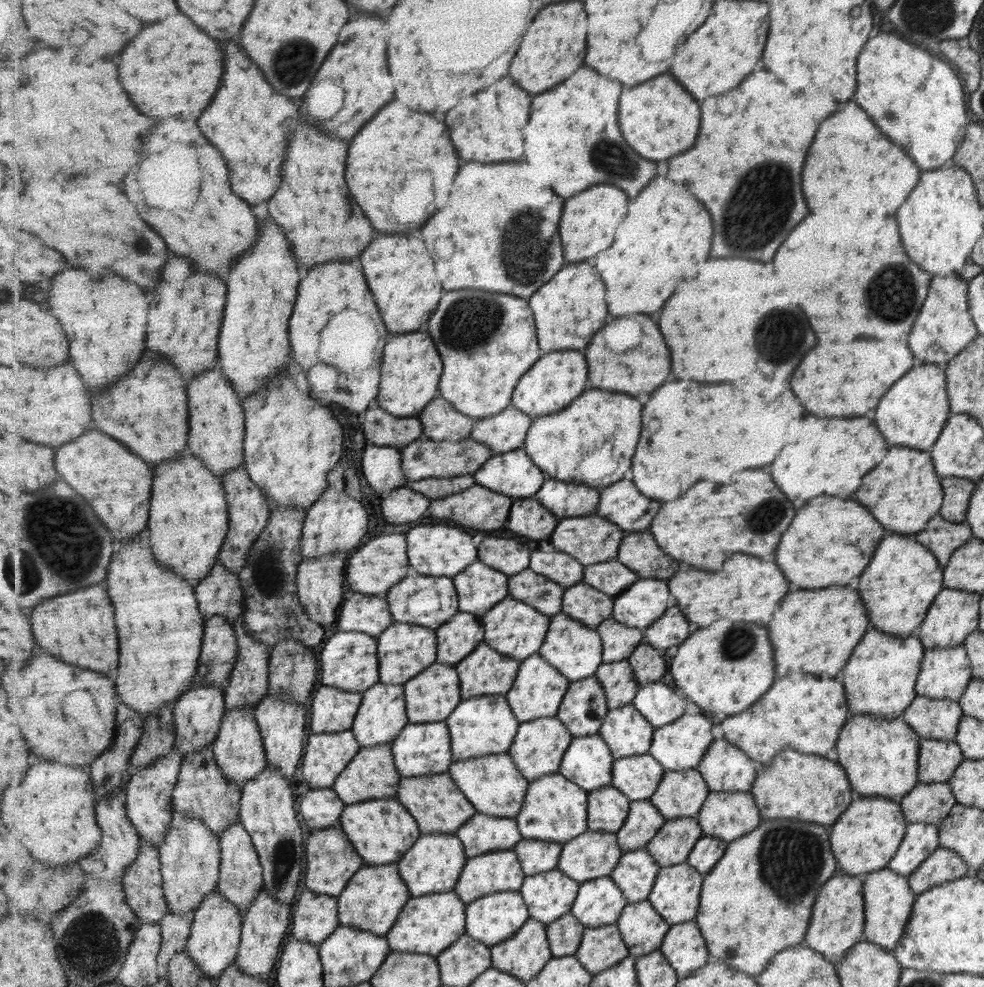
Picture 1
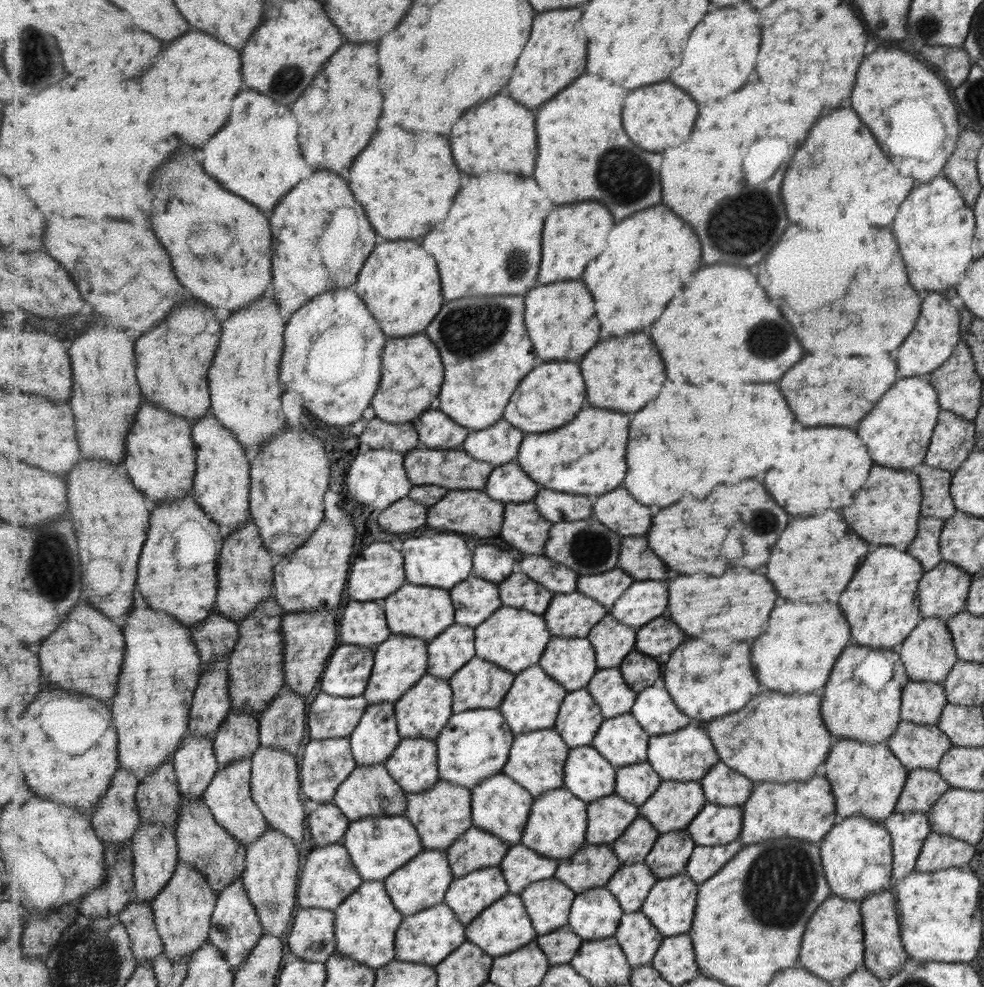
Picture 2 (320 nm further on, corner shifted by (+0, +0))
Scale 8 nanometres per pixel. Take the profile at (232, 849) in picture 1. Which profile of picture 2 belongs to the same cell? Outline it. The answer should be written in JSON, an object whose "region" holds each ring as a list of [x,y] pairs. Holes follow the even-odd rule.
{"region":[[[238,878],[231,886],[228,886],[218,897],[216,910],[212,916],[212,930],[209,940],[224,952],[232,971],[240,970],[245,960],[252,954],[252,950],[260,942],[264,932],[264,925],[261,924],[260,916],[253,901],[249,899],[247,889],[242,878]]]}

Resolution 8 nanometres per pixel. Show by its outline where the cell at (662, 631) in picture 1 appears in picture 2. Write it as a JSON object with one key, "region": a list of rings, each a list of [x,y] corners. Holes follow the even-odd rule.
{"region":[[[665,616],[645,624],[637,629],[637,633],[636,649],[653,658],[658,658],[661,654],[671,655],[687,638],[680,626]]]}

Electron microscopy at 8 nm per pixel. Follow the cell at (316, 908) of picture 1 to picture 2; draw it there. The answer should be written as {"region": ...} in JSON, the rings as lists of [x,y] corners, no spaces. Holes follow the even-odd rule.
{"region":[[[299,908],[297,918],[293,923],[293,930],[287,938],[292,957],[300,957],[307,961],[317,961],[326,963],[333,954],[336,953],[336,913],[335,911],[325,910],[324,908]]]}

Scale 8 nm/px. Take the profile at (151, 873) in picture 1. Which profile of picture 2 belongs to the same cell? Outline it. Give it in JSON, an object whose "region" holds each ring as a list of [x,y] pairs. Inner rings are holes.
{"region":[[[134,899],[118,917],[128,928],[137,964],[152,962],[164,954],[164,940],[157,930],[151,902]]]}

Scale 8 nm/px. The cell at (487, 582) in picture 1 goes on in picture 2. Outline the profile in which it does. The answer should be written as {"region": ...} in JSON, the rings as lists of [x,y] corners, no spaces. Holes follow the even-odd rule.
{"region":[[[469,576],[450,590],[456,608],[456,624],[477,629],[504,605],[499,584]]]}

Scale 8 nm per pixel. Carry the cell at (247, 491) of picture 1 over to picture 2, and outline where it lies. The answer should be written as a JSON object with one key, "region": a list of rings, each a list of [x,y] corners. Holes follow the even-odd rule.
{"region":[[[250,517],[248,523],[239,530],[226,535],[220,554],[218,571],[219,591],[216,610],[231,618],[235,623],[243,623],[245,618],[255,613],[262,602],[274,596],[274,575],[277,559],[264,545],[260,527]]]}

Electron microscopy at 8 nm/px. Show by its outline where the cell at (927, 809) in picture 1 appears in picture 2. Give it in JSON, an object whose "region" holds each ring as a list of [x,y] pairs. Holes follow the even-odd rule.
{"region":[[[933,769],[908,770],[903,788],[895,803],[894,812],[926,813],[949,787]]]}

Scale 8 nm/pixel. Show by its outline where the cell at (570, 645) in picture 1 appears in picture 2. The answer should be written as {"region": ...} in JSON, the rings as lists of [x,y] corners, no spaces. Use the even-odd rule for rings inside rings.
{"region":[[[552,636],[539,664],[568,693],[586,688],[600,667],[589,638]]]}

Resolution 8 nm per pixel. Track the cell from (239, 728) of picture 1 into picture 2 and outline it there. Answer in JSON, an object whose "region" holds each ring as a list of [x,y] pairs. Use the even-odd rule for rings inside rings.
{"region":[[[239,759],[225,768],[219,768],[204,794],[204,801],[217,822],[247,846],[259,840],[269,829],[268,820],[252,797],[252,762],[252,759]]]}

